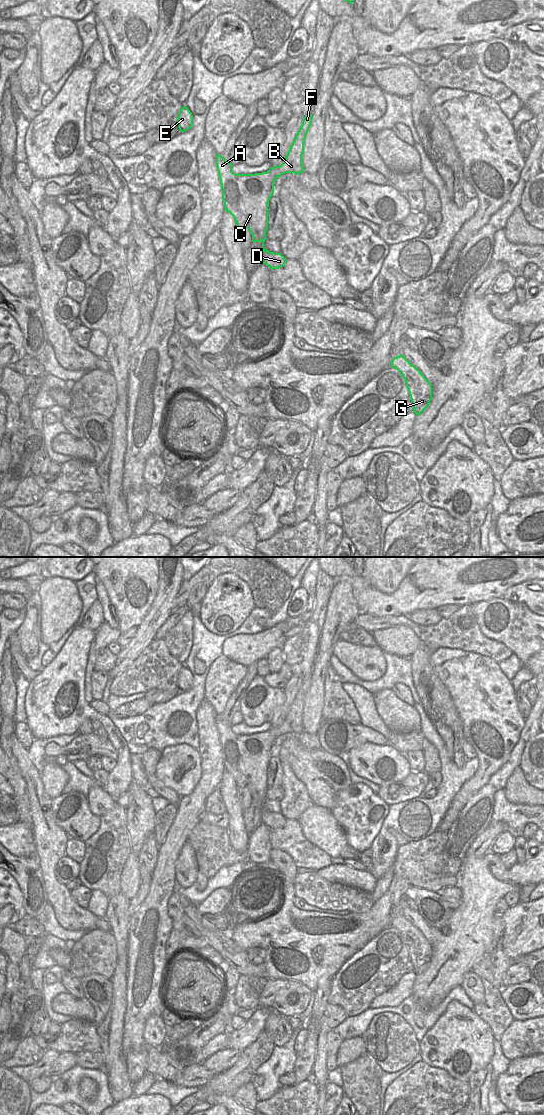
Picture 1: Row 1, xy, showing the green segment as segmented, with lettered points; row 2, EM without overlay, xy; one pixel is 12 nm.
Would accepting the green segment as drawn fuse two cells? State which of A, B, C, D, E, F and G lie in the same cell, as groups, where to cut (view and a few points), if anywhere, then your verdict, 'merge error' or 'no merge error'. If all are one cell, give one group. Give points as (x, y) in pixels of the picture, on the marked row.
groups A C D E / B F G; cut xy (272, 167), (276, 168), (281, 174); merge error

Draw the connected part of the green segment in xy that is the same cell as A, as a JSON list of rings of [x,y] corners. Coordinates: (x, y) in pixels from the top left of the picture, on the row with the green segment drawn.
[[[219,154],[216,167],[222,189],[225,211],[229,212],[237,228],[248,228],[252,242],[262,242],[262,263],[271,269],[285,265],[286,258],[281,253],[264,248],[268,230],[269,200],[274,193],[274,183],[281,172],[271,167],[267,172],[255,174],[235,174],[232,164]]]

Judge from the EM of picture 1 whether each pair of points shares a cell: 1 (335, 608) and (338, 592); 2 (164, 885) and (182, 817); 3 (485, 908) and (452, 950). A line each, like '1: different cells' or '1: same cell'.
1: same cell
2: same cell
3: same cell

